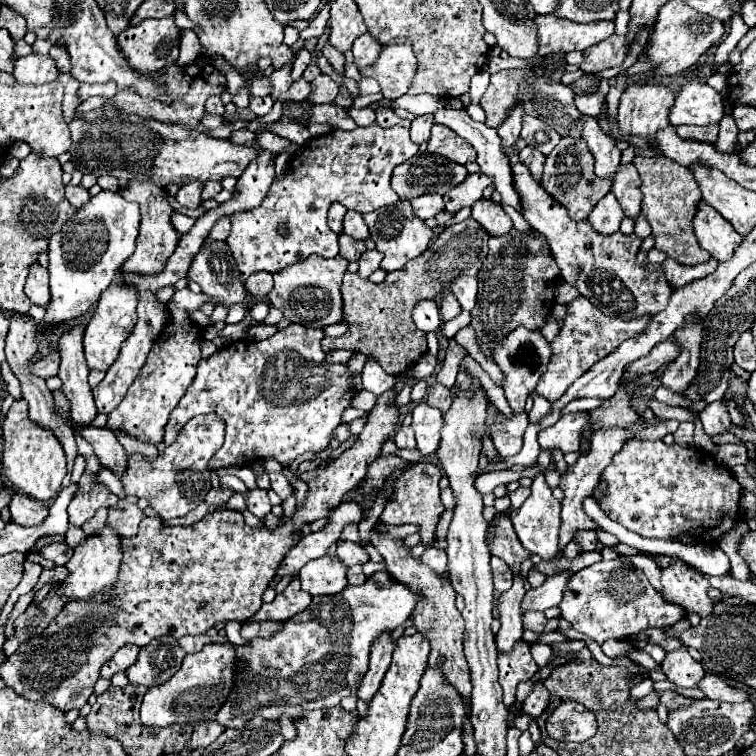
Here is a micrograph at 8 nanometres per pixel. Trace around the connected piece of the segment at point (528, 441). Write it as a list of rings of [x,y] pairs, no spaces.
[[[529,423],[524,433],[523,447],[517,455],[489,463],[485,469],[478,469],[476,475],[480,476],[490,472],[507,470],[516,464],[524,467],[536,465],[538,455],[541,451],[541,447],[537,440],[538,431],[539,427],[536,423]]]

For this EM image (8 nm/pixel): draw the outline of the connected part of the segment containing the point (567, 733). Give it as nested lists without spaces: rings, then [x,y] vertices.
[[[575,701],[561,703],[547,719],[547,733],[557,741],[583,743],[597,733],[595,715]]]

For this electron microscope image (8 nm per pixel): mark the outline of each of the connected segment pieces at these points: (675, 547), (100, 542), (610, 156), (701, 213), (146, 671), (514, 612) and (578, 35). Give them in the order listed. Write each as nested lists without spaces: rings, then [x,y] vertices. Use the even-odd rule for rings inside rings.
[[[592,496],[586,497],[583,501],[583,509],[594,521],[602,527],[603,530],[615,535],[618,537],[618,540],[621,543],[627,544],[630,547],[633,547],[639,551],[651,552],[651,553],[663,553],[663,555],[671,555],[671,557],[679,557],[683,561],[687,561],[691,567],[695,567],[697,571],[705,573],[705,575],[723,575],[729,571],[729,559],[727,555],[719,549],[717,543],[701,543],[701,545],[683,545],[683,543],[677,543],[677,541],[665,541],[665,539],[648,539],[643,538],[636,533],[633,533],[616,521],[613,521],[605,515],[603,510],[599,507],[597,502],[593,499]]]
[[[105,525],[101,533],[97,535],[87,535],[83,543],[75,547],[75,553],[71,561],[67,563],[69,577],[65,579],[65,585],[61,587],[61,593],[67,595],[69,599],[87,599],[93,597],[99,591],[111,589],[111,585],[117,579],[119,565],[121,565],[121,549],[119,549],[119,533],[115,533],[113,527]]]
[[[583,115],[583,129],[581,129],[581,137],[587,141],[591,153],[595,155],[595,173],[597,177],[613,177],[617,167],[619,167],[619,159],[621,159],[621,151],[615,145],[613,137],[607,135],[599,121],[595,117]]]
[[[705,201],[699,203],[699,209],[693,217],[693,229],[701,247],[717,261],[731,259],[735,247],[743,241],[743,235],[739,235],[733,225],[719,217],[719,213],[715,213],[715,209],[711,209]]]
[[[161,637],[139,651],[135,665],[127,669],[127,677],[133,685],[155,687],[179,671],[183,657],[185,651],[175,637]]]
[[[521,575],[513,577],[513,587],[499,597],[499,613],[501,613],[501,629],[495,635],[497,641],[497,651],[509,653],[513,645],[521,639],[523,635],[523,625],[521,625],[521,599],[525,595],[525,581]]]
[[[539,15],[535,17],[535,25],[539,31],[539,53],[543,53],[543,57],[575,49],[583,51],[615,33],[613,21],[571,23],[555,15]]]

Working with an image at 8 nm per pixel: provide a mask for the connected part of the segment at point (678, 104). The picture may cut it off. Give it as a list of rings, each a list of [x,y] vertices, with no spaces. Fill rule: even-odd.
[[[687,81],[671,107],[671,125],[709,125],[723,117],[721,95],[703,81]]]

